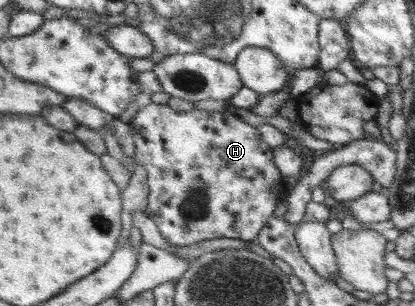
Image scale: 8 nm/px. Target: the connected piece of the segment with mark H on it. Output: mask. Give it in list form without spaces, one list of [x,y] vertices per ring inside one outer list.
[[[150,102],[147,106],[139,109],[134,117],[130,120],[132,133],[134,136],[135,147],[135,163],[141,163],[148,173],[148,183],[150,185],[151,193],[149,193],[149,209],[148,213],[156,221],[157,229],[161,231],[163,237],[175,245],[175,247],[189,247],[189,245],[195,245],[195,243],[201,243],[201,241],[209,241],[209,239],[217,239],[220,237],[227,237],[231,239],[244,239],[248,242],[255,242],[257,234],[259,233],[261,226],[265,225],[275,212],[275,199],[284,197],[287,192],[285,185],[282,183],[282,177],[280,171],[277,170],[275,161],[271,161],[271,149],[261,141],[259,133],[257,133],[257,127],[241,121],[237,115],[225,110],[222,113],[219,112],[207,112],[203,110],[192,109],[191,111],[175,111],[173,107],[164,104]]]

